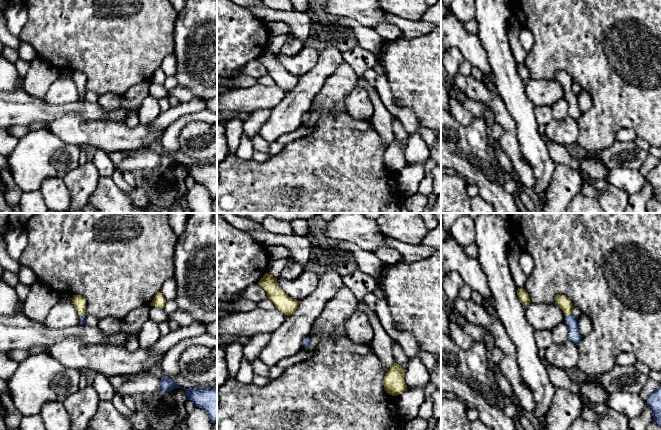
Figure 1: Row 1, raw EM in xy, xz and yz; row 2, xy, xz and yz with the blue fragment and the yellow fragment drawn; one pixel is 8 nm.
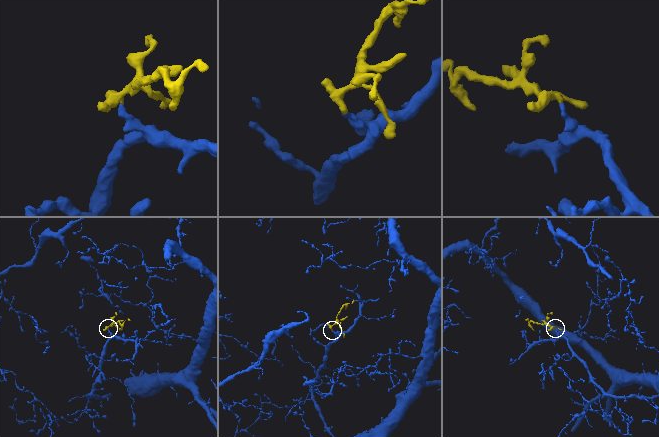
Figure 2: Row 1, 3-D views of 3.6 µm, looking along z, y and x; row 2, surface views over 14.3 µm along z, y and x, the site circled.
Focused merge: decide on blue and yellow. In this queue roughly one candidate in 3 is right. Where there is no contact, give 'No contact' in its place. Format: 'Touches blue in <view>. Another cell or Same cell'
Touches blue in yz. Same cell

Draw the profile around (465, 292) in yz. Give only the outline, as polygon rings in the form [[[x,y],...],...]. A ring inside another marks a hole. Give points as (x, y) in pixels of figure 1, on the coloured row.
[[[464,284],[463,287],[459,291],[458,297],[467,302],[468,300],[471,299],[472,292],[473,290],[471,289],[471,287]]]

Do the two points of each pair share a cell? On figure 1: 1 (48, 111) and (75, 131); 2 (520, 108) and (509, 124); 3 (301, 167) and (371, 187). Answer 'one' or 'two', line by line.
1: two
2: two
3: one

